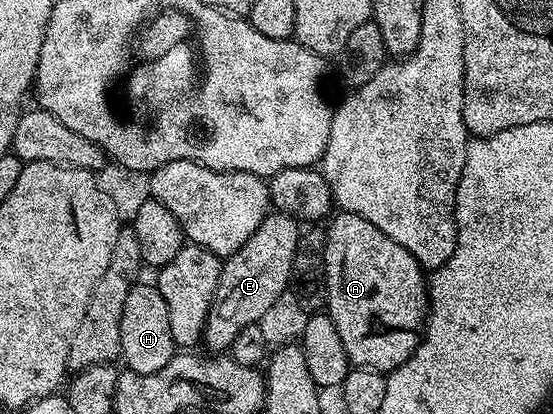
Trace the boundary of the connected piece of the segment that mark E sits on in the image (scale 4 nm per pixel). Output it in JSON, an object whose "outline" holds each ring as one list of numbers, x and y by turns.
{"outline":[[270,212,263,219,263,223,259,223,259,227,255,227,255,235,251,235,251,239,247,239,247,243,243,243,243,247,239,247,239,251,235,251,222,260,219,283,215,287,215,295,211,299,211,311,207,311,203,336,204,348,209,348,206,350,228,350,235,335,239,335,239,331,243,331,243,327,258,324,263,319,263,315,270,310,271,305,275,303,275,299,278,299,279,295,290,288,289,276,295,255,295,239,298,228,298,222,288,213]]}

